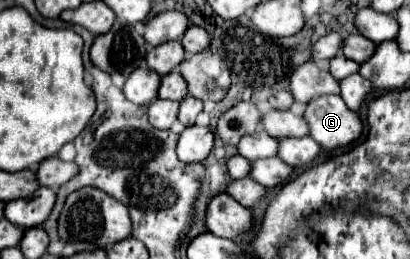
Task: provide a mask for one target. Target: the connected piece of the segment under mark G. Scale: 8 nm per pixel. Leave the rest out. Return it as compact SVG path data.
M320 95L310 99L302 117L310 129L308 135L326 151L348 145L362 133L358 113L350 111L340 95Z

